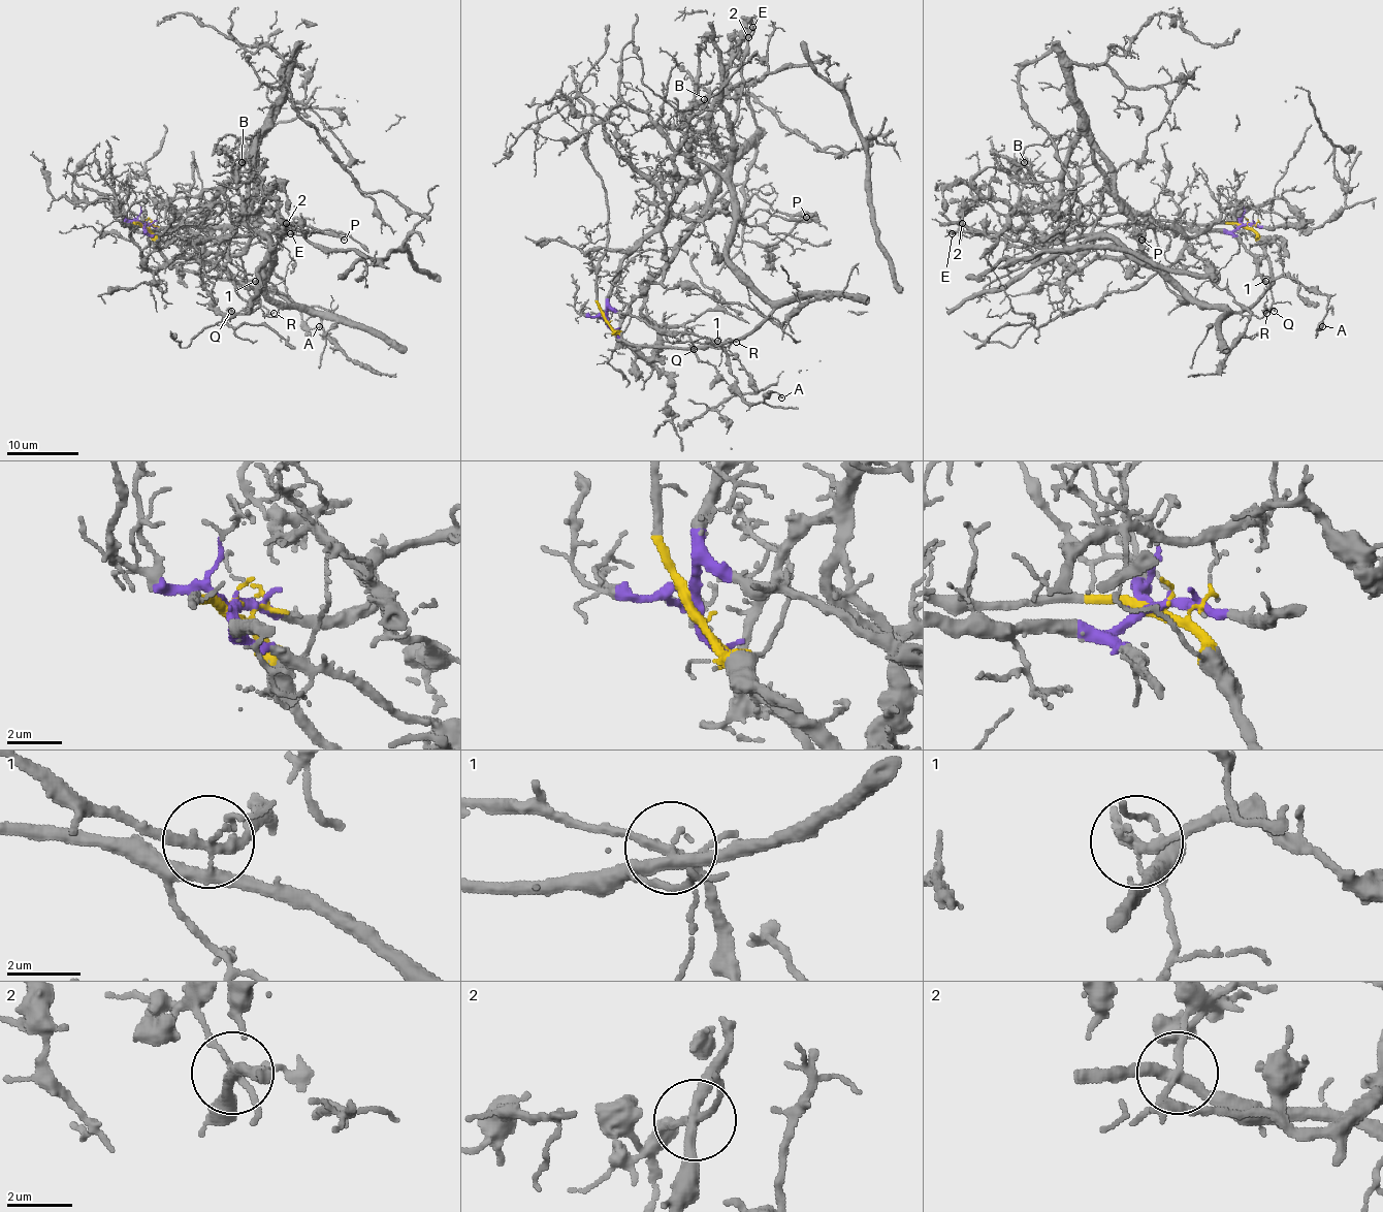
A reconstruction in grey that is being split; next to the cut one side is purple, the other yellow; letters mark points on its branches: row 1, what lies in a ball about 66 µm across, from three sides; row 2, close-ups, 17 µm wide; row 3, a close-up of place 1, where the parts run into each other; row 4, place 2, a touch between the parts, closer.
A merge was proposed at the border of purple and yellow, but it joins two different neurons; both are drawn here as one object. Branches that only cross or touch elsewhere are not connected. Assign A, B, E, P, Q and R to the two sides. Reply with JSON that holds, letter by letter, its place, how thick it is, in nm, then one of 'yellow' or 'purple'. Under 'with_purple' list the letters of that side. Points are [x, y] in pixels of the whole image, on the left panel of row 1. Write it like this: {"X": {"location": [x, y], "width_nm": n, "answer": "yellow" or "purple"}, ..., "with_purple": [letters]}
{"A": {"location": [319, 326], "width_nm": 160, "answer": "purple"}, "B": {"location": [242, 162], "width_nm": 140, "answer": "purple"}, "E": {"location": [290, 233], "width_nm": 170, "answer": "purple"}, "P": {"location": [344, 240], "width_nm": 200, "answer": "purple"}, "Q": {"location": [231, 311], "width_nm": 240, "answer": "yellow"}, "R": {"location": [274, 313], "width_nm": 130, "answer": "yellow"}, "with_purple": ["A", "B", "E", "P"]}

